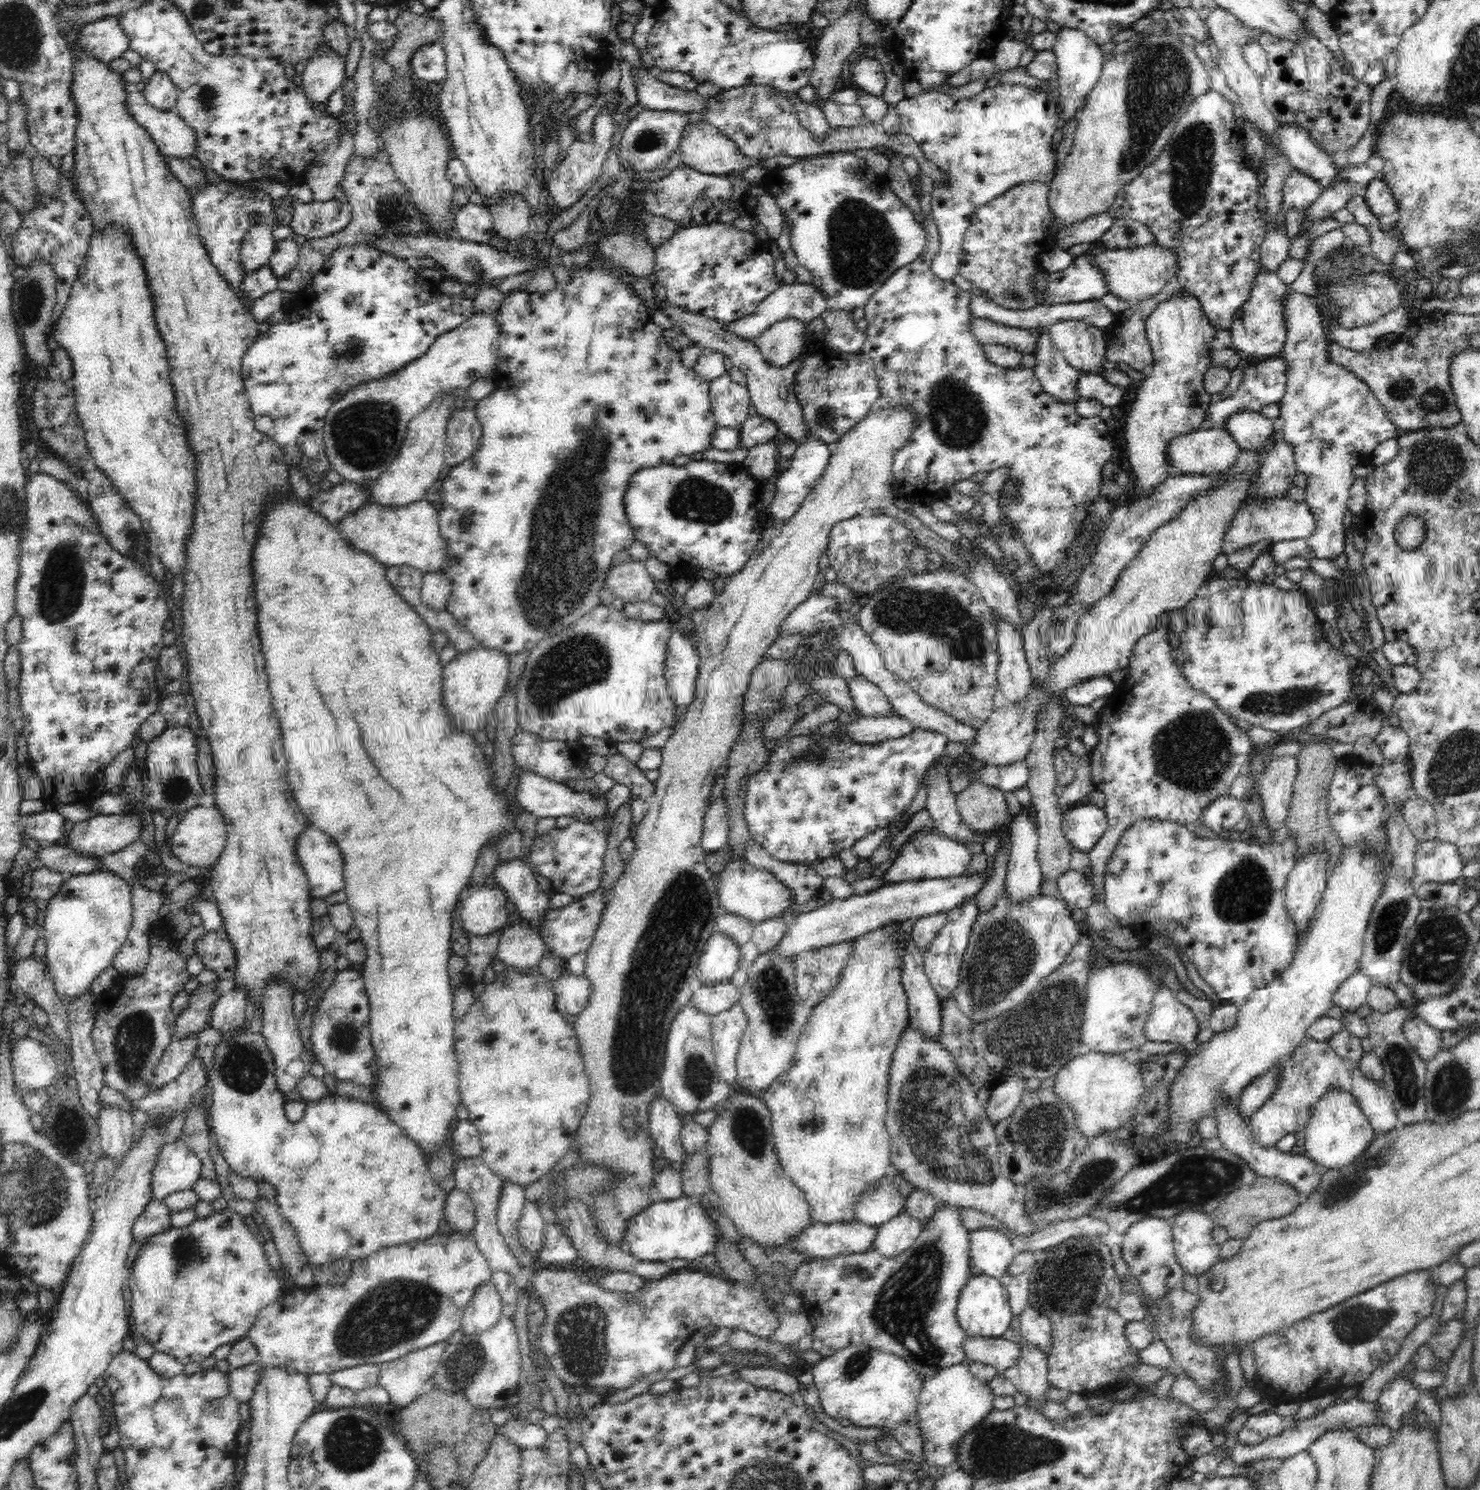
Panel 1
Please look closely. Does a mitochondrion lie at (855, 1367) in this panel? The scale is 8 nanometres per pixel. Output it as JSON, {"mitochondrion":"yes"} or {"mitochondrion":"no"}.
{"mitochondrion":"yes"}

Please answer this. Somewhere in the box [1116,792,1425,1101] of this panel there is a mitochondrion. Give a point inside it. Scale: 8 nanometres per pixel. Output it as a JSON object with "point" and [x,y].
{"point":[1245,892]}

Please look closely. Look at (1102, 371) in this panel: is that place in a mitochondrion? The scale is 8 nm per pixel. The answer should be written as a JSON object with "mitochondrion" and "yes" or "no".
{"mitochondrion":"no"}

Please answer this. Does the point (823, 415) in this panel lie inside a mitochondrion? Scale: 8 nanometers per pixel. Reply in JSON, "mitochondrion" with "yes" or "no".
{"mitochondrion":"yes"}

